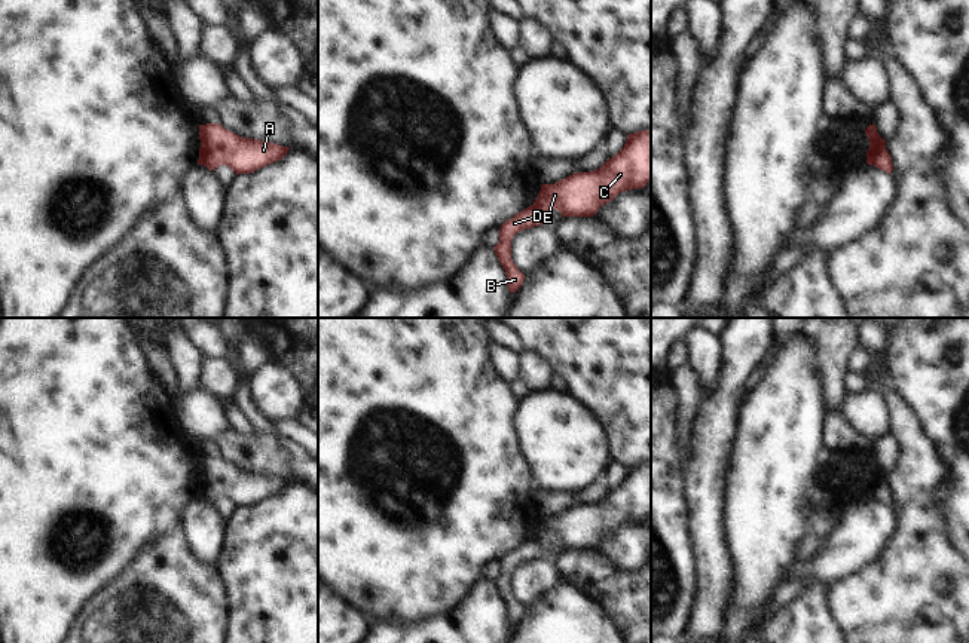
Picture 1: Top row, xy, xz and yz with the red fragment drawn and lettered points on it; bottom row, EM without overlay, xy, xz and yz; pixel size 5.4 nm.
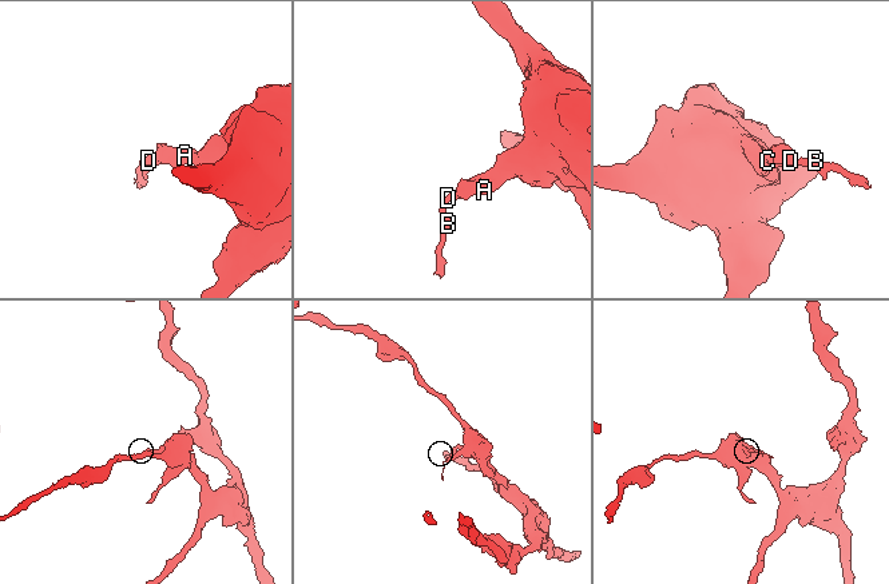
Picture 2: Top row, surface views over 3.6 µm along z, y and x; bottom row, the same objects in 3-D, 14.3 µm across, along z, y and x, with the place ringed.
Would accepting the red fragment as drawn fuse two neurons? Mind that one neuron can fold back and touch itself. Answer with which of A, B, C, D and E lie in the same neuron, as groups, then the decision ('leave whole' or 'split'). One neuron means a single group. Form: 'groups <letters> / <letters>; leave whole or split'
groups A C E / B D; split

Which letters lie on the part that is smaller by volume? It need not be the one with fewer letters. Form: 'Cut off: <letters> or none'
Cut off: B, D

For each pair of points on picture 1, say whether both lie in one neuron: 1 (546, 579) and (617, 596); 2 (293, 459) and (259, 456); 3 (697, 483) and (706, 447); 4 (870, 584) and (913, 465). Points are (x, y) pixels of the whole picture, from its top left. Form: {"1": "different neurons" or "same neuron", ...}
{"1": "different neurons", "2": "same neuron", "3": "same neuron", "4": "same neuron"}

